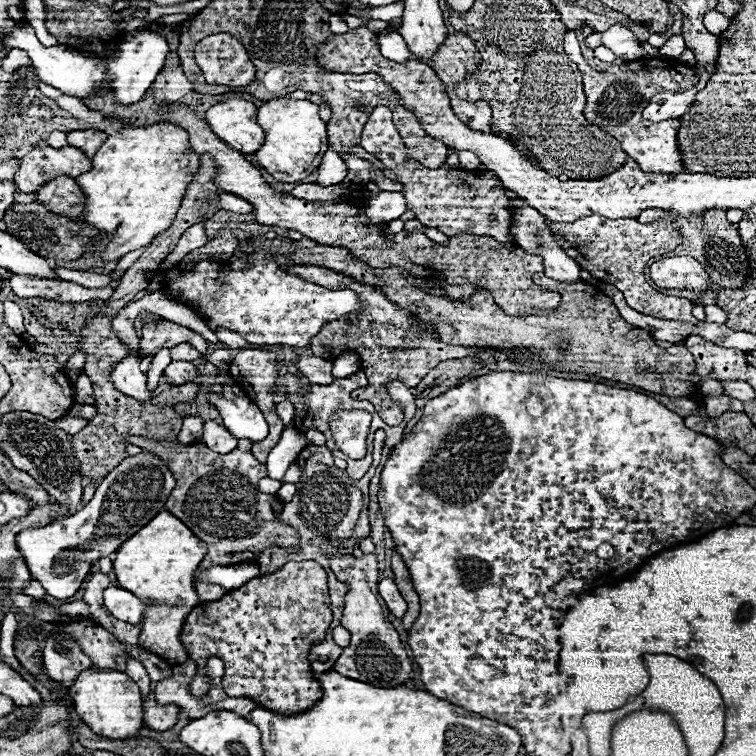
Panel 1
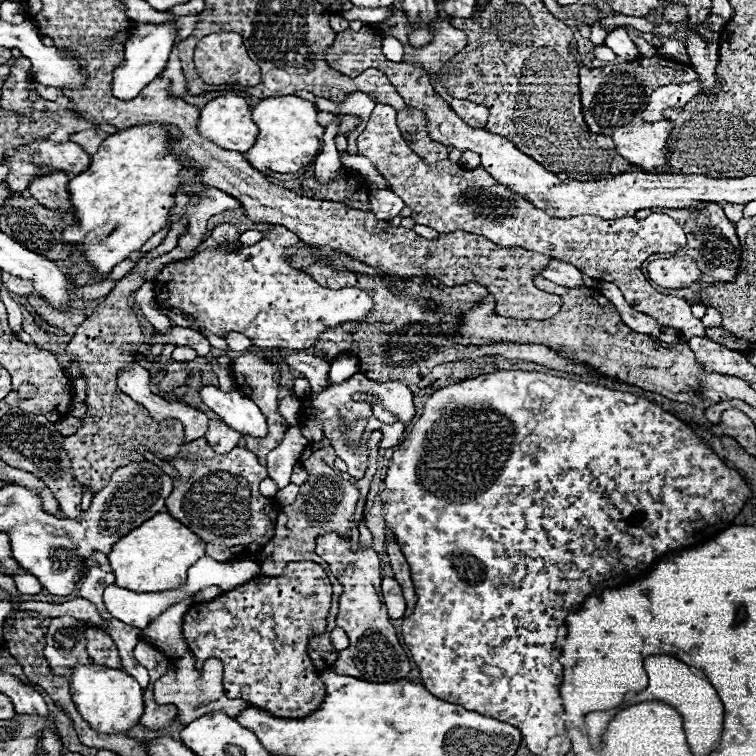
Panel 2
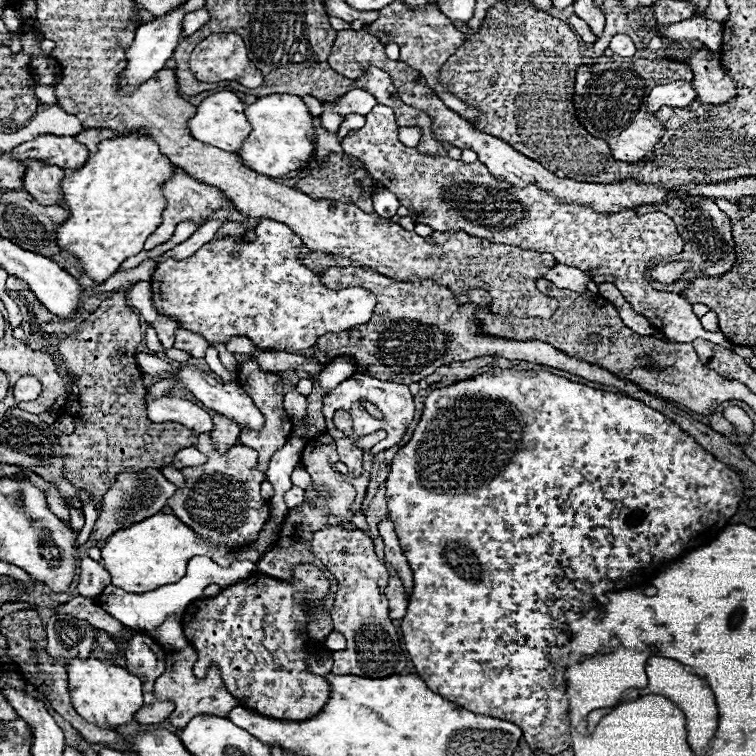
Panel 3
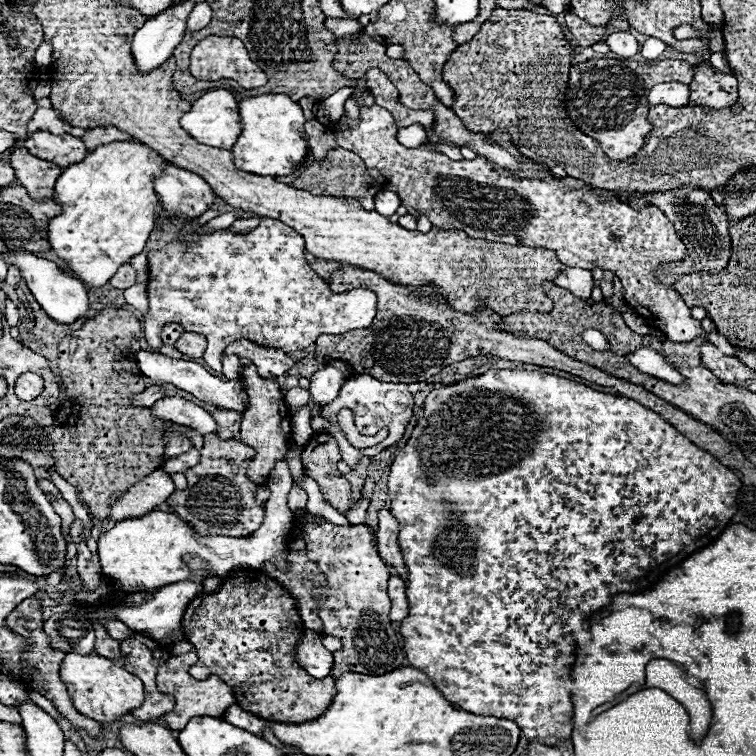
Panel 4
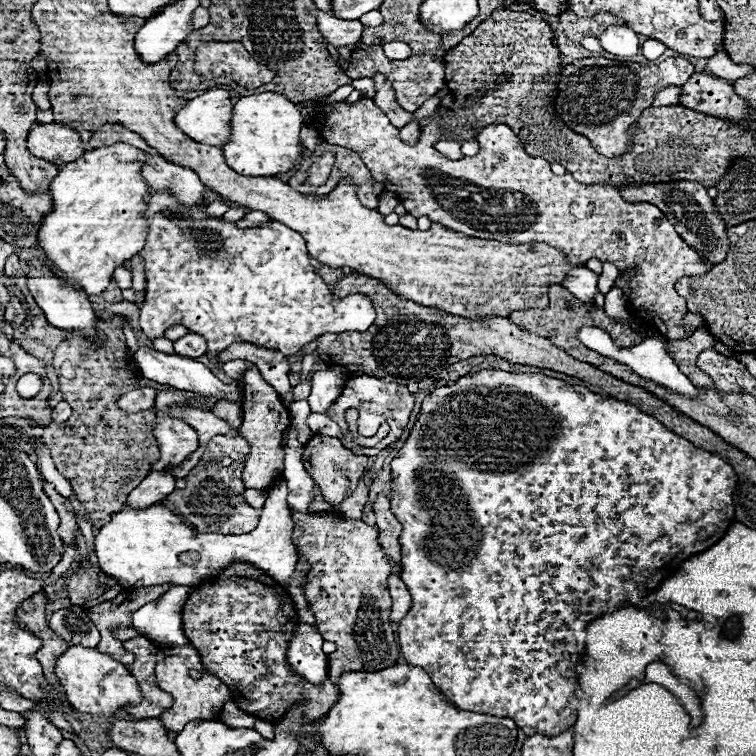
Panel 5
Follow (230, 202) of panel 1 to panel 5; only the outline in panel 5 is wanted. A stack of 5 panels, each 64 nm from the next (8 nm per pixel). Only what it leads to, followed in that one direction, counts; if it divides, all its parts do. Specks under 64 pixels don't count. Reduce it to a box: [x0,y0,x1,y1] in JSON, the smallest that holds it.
[142,156,204,206]

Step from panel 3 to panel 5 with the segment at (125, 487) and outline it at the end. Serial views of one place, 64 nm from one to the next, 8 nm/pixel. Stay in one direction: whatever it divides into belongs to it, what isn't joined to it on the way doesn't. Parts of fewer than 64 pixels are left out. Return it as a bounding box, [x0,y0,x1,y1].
[128,472,176,508]

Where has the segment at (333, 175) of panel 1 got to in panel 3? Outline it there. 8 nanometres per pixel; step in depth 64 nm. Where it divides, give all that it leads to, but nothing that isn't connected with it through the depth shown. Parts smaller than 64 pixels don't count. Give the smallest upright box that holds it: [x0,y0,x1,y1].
[320,108,344,132]

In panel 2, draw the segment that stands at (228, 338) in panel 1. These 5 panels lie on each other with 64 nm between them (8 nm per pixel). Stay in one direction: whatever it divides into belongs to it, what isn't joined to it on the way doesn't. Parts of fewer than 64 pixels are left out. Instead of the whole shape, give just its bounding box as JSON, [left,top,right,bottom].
[226,334,252,352]

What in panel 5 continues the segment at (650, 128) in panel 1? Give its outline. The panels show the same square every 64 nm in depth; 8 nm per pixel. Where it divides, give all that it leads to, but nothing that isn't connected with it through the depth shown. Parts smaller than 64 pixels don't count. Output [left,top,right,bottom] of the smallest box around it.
[554,58,694,158]

